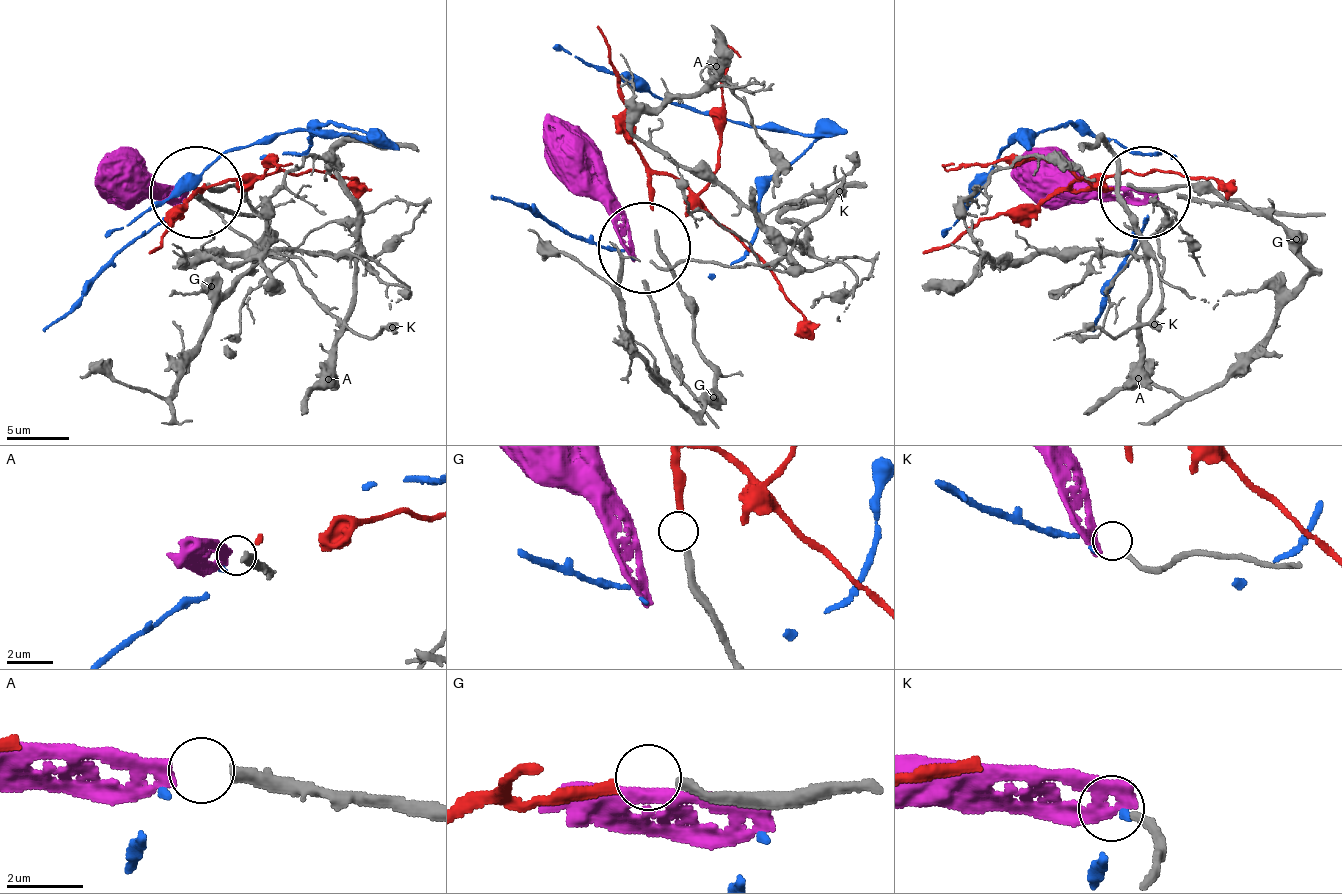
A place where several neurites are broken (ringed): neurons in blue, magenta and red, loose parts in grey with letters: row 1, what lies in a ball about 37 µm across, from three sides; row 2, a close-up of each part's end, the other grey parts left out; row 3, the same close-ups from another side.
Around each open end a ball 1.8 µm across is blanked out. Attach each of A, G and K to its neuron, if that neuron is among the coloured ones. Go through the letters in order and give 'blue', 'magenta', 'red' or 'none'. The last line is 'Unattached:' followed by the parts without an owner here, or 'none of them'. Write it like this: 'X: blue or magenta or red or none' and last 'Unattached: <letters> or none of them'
A: magenta
G: red
K: none
Unattached: K

